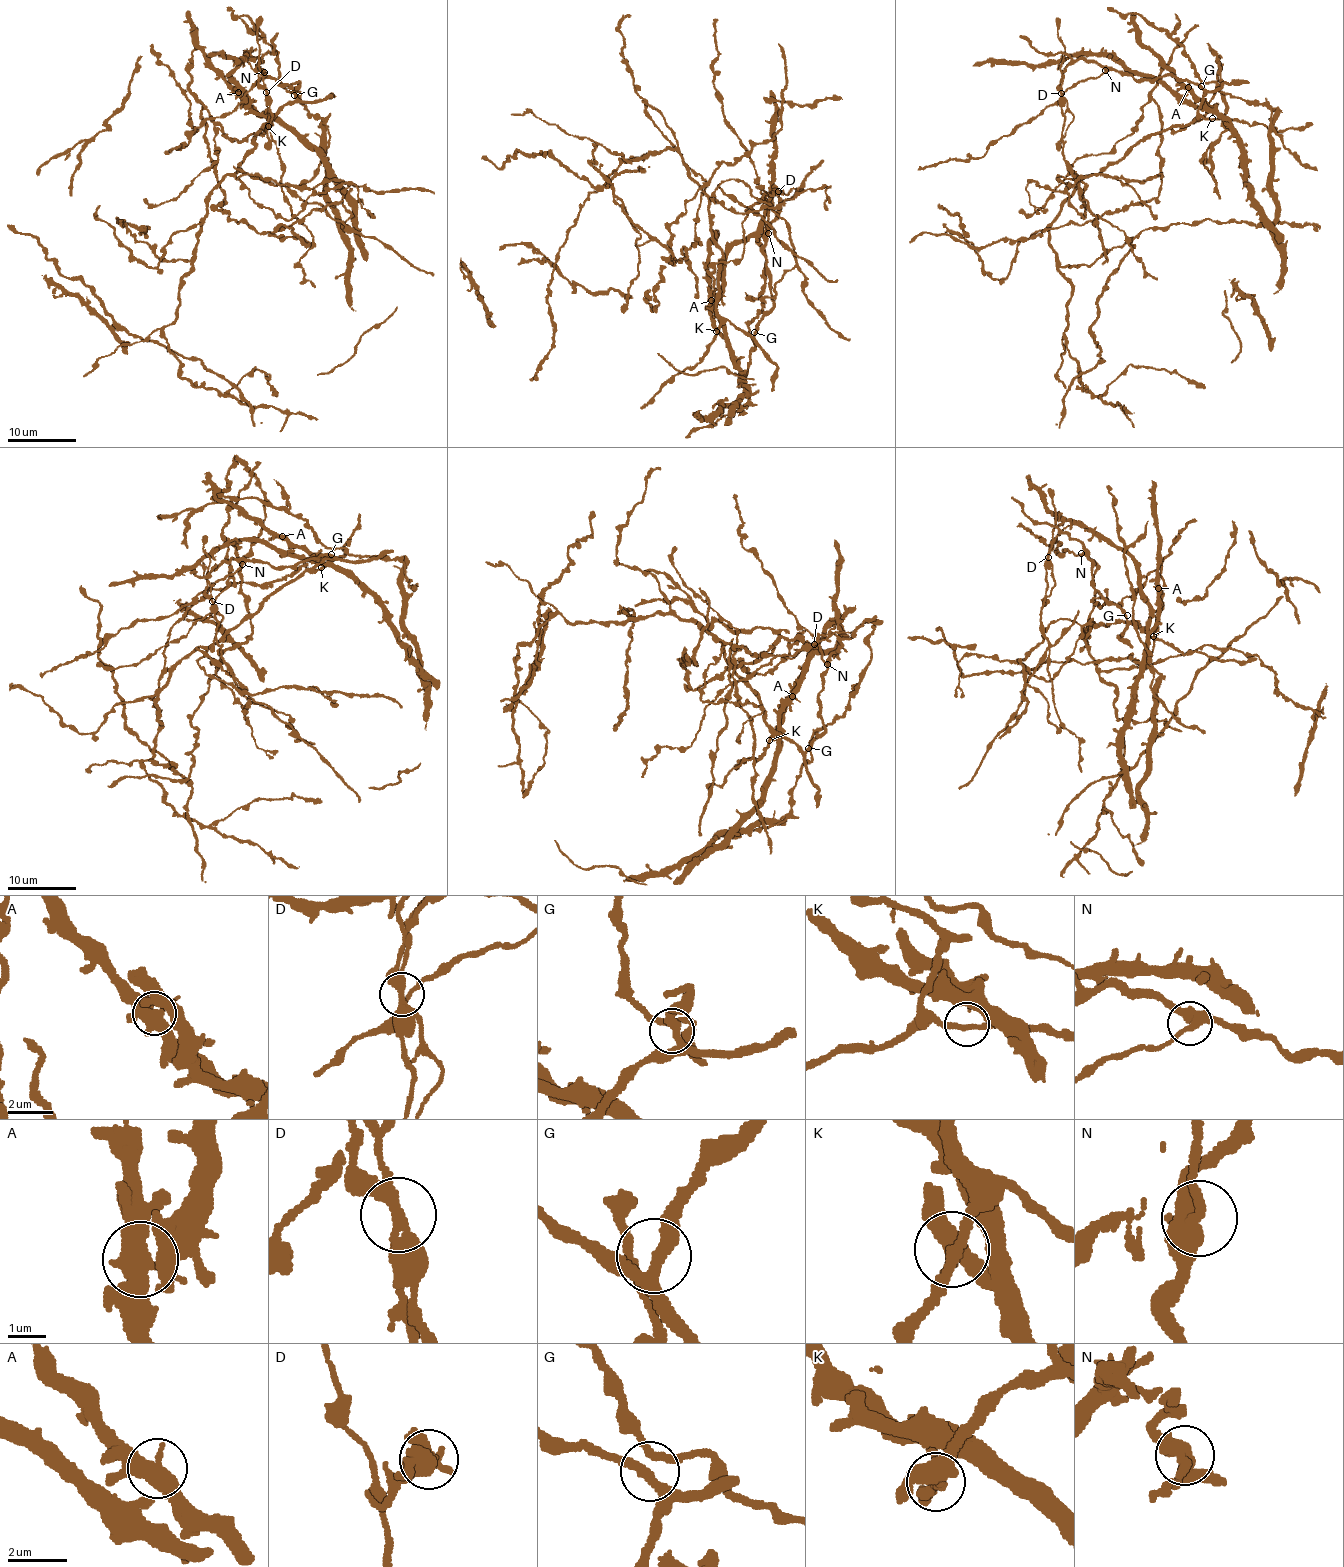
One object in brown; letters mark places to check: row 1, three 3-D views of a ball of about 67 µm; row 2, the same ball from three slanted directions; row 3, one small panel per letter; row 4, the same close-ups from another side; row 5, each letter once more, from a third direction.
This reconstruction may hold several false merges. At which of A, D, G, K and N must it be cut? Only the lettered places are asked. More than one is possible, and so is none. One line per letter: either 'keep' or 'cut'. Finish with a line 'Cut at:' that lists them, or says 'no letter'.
A: keep
D: cut
G: keep
K: keep
N: keep
Cut at: D

